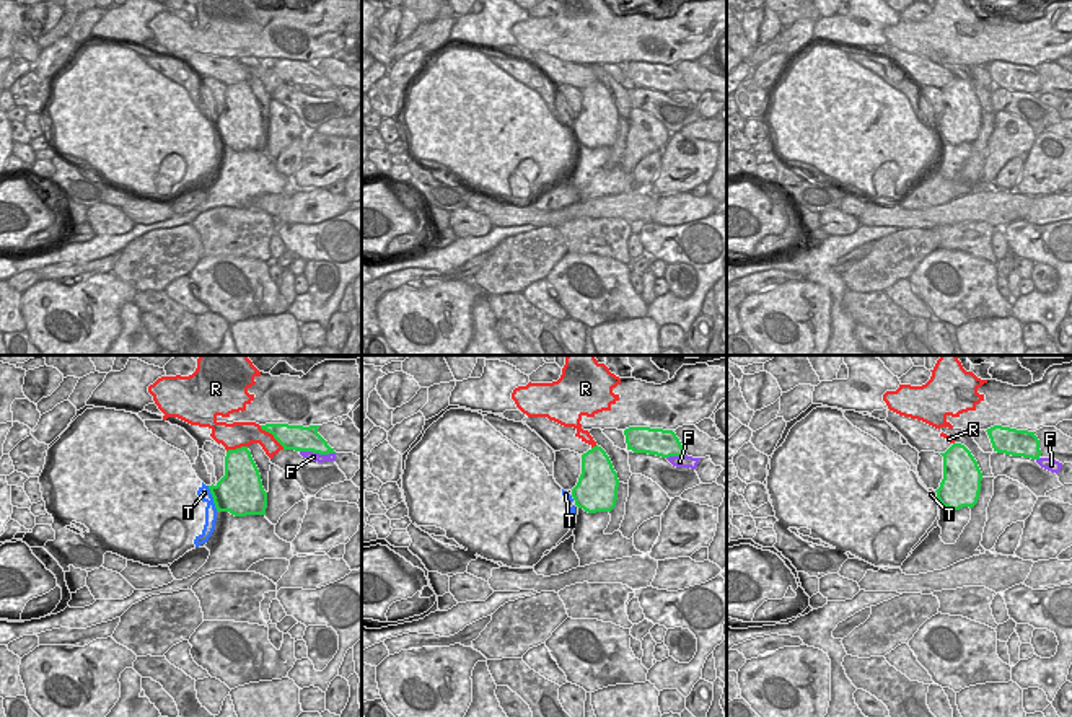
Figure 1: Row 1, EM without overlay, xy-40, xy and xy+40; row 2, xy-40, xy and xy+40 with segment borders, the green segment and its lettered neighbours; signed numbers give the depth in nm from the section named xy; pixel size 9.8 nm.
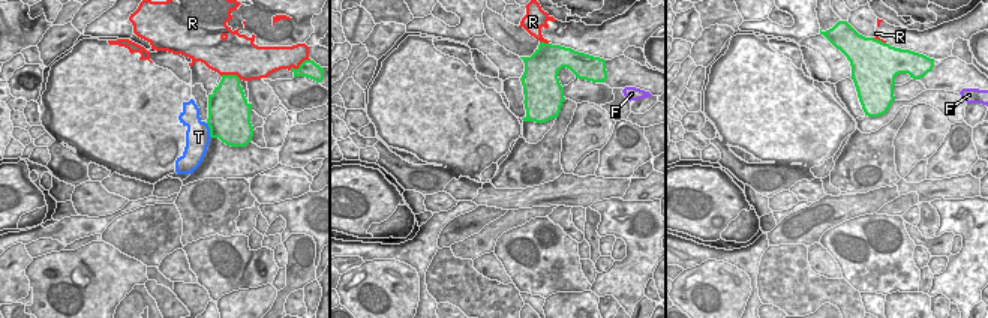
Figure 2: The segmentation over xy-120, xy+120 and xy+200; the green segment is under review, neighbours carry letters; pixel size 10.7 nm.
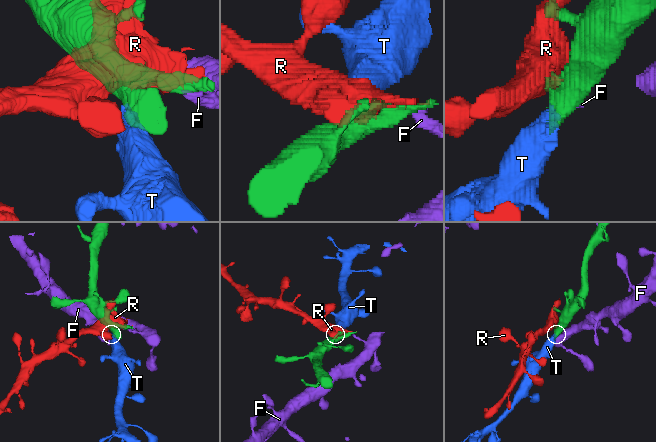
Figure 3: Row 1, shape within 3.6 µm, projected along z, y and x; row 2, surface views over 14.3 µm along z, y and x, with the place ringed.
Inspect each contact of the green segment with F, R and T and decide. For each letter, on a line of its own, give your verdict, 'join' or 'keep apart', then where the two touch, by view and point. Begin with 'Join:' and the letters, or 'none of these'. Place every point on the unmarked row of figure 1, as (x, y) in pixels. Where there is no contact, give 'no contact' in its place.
Join: T
F: keep apart; contact xy-40 (318, 87)
R: keep apart; contact xy-40 (272, 69)
T: join; contact xy-40 (214, 134)

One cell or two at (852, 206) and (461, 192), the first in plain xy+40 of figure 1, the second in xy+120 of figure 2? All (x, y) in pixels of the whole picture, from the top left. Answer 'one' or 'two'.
one

